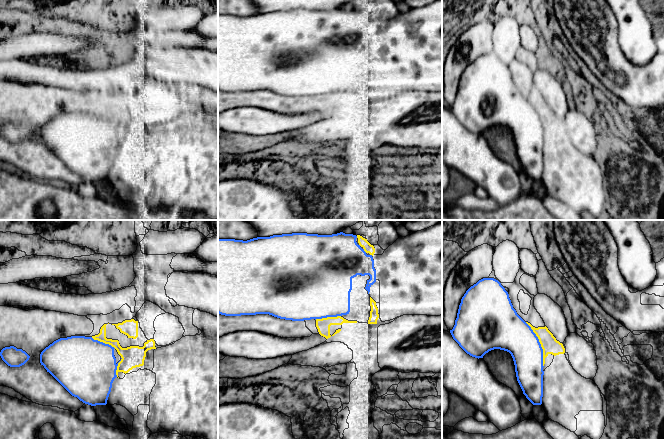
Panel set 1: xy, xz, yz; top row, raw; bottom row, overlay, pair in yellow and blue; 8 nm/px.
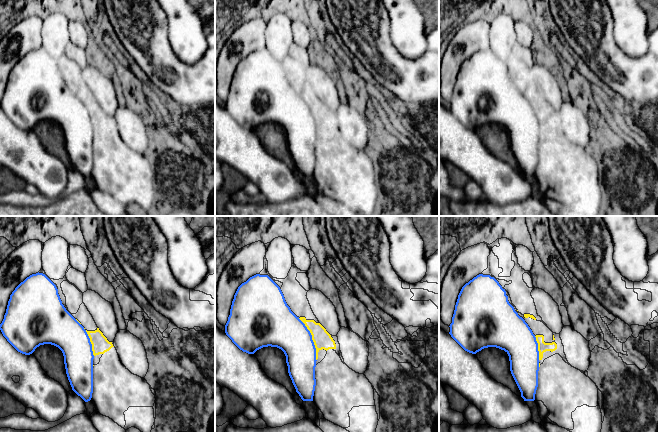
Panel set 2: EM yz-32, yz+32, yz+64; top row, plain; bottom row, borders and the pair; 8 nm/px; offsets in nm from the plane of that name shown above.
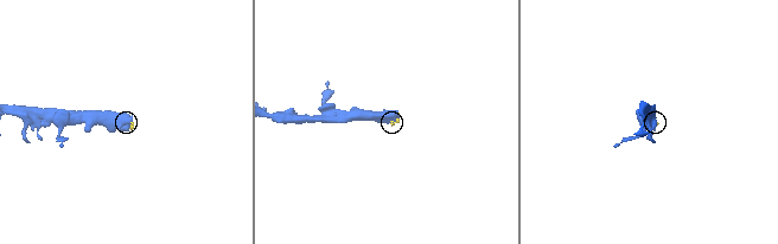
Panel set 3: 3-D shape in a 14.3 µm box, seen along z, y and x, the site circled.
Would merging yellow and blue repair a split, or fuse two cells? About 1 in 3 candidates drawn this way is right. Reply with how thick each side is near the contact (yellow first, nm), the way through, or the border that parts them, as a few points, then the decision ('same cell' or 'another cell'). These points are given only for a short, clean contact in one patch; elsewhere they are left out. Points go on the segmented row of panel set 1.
140 nm thick on the yellow side, 300 nm on the other; another cell

